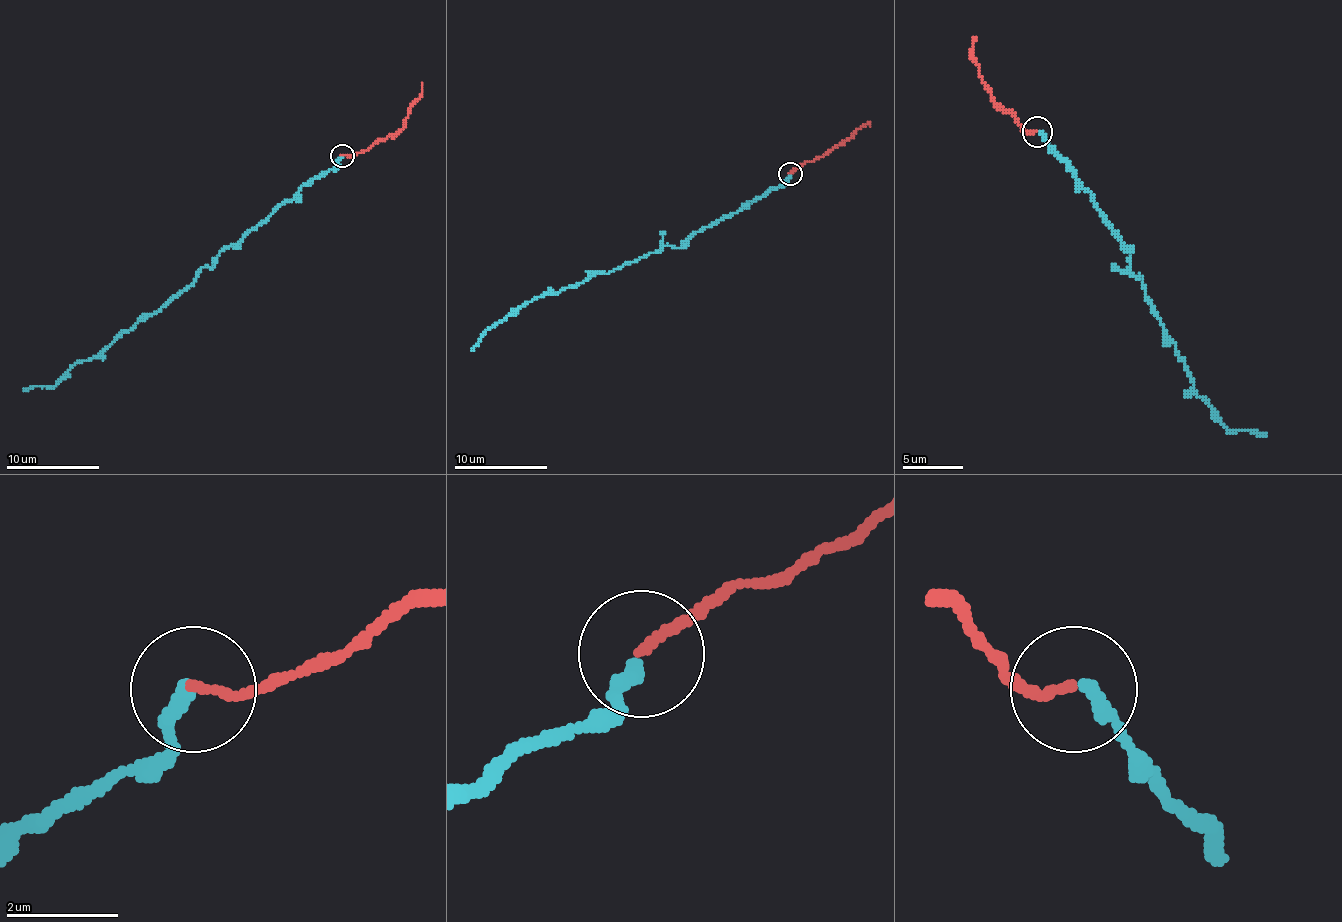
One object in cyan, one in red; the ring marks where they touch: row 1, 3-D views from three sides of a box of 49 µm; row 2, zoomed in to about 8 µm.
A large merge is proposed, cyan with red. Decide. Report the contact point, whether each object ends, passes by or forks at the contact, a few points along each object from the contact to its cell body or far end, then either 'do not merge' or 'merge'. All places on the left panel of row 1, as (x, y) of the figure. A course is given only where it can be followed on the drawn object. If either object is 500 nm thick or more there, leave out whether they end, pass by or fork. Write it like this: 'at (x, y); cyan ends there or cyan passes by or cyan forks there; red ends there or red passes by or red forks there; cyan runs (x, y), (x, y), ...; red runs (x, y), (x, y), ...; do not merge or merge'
at (342, 155); cyan ends there; red ends there; cyan runs (343, 155), (333, 169), (308, 181), (221, 250), (191, 283), (95, 355), (77, 362), (53, 386), (23, 390); red runs (343, 155), (364, 153), (399, 132), (420, 97), (422, 83); merge

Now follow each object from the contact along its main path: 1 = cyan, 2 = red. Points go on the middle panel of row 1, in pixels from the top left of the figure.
1: (791, 175), (739, 210), (695, 231), (679, 248), (662, 245), (555, 294), (525, 301), (494, 322), (471, 350)
2: (791, 173), (847, 140), (868, 124), (870, 126)

